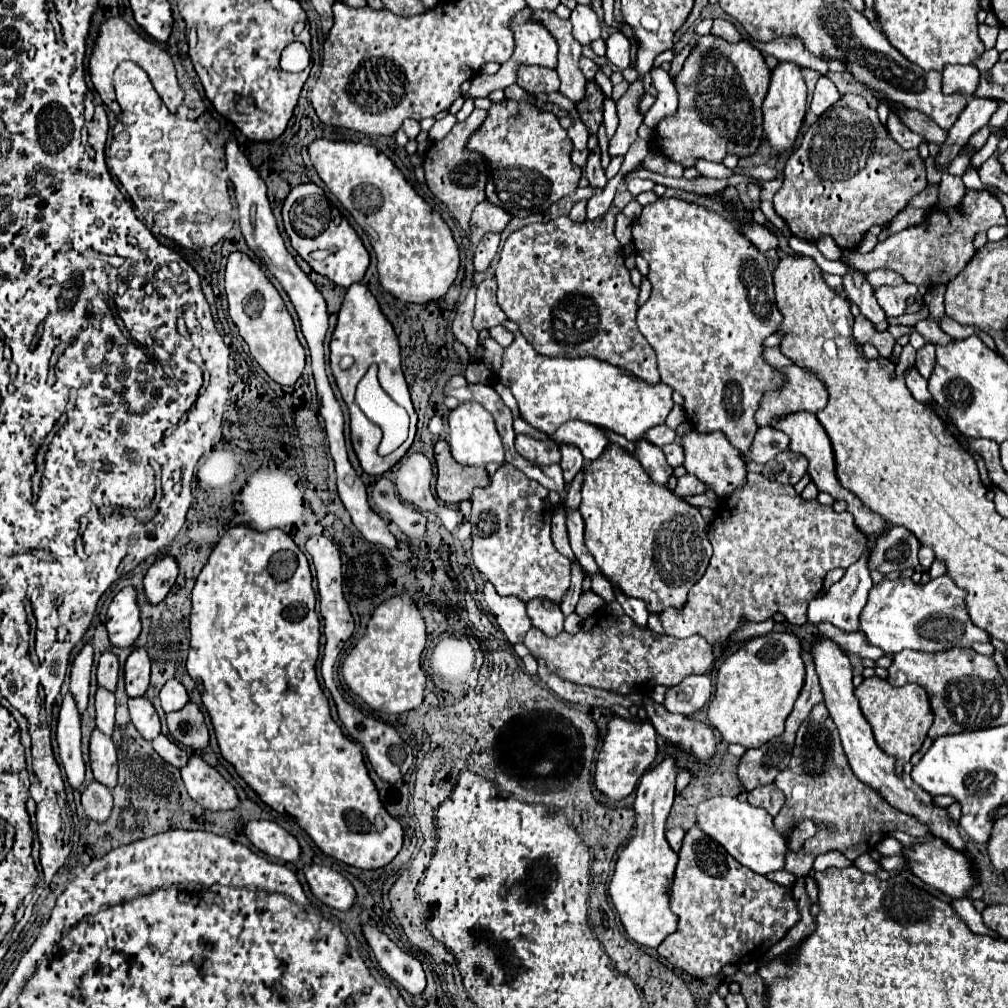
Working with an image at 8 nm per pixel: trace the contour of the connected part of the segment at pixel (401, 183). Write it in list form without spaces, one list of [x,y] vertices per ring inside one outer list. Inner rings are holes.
[[[315,138],[309,144],[309,156],[327,188],[367,232],[377,254],[379,282],[383,290],[401,302],[413,304],[427,304],[443,298],[457,276],[457,244],[443,218],[433,212],[411,184],[407,184],[397,166],[383,152],[377,154],[377,148],[349,140]],[[373,190],[379,190],[383,198],[381,206],[377,206]]]

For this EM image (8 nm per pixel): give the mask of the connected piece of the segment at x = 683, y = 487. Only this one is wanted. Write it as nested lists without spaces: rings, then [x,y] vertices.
[[[685,474],[677,480],[677,488],[675,488],[675,494],[677,496],[697,496],[697,494],[703,494],[707,490],[707,486],[703,486],[703,482],[699,482],[695,476],[691,474]]]

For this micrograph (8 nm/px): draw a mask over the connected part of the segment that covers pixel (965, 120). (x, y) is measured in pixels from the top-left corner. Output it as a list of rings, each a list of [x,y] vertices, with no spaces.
[[[971,98],[967,102],[965,110],[957,118],[957,122],[951,126],[949,136],[947,136],[945,144],[941,146],[939,156],[935,158],[937,166],[941,170],[947,170],[947,164],[951,162],[951,158],[955,158],[959,154],[959,150],[963,148],[963,144],[967,144],[971,134],[975,134],[977,130],[981,130],[983,126],[989,124],[989,120],[997,112],[999,104],[1001,102],[987,100],[987,98]]]

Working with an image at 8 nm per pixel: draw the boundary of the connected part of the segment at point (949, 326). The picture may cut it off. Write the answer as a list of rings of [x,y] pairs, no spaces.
[[[947,316],[941,320],[941,328],[943,328],[949,336],[953,336],[955,340],[963,340],[963,338],[969,338],[969,336],[979,336],[985,344],[991,342],[991,338],[989,338],[983,330],[979,330],[979,328],[975,328],[975,326],[961,326],[961,324],[957,324],[955,320],[951,320],[951,318],[947,318]]]

